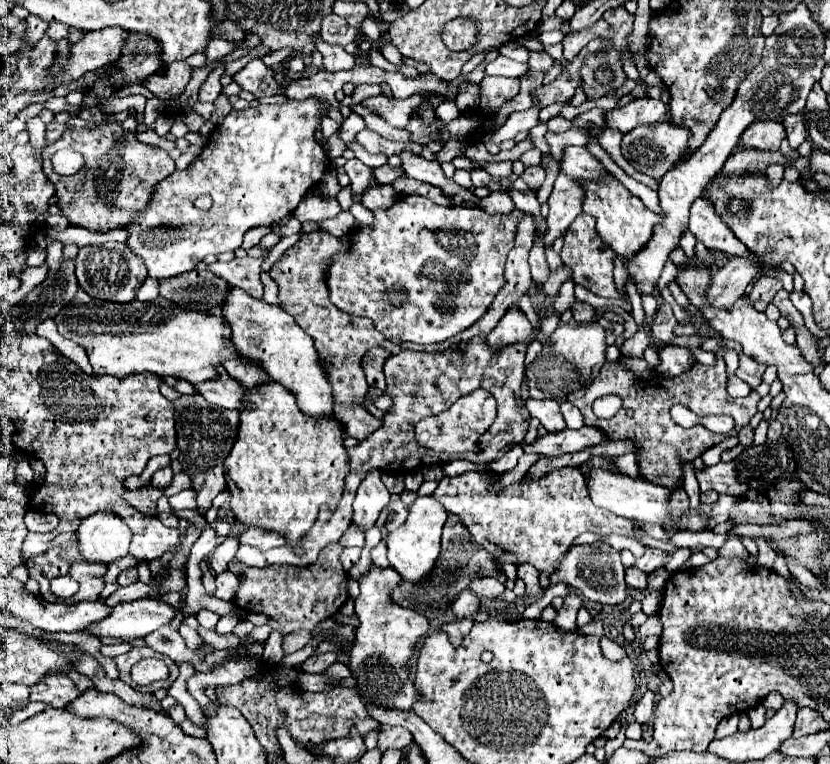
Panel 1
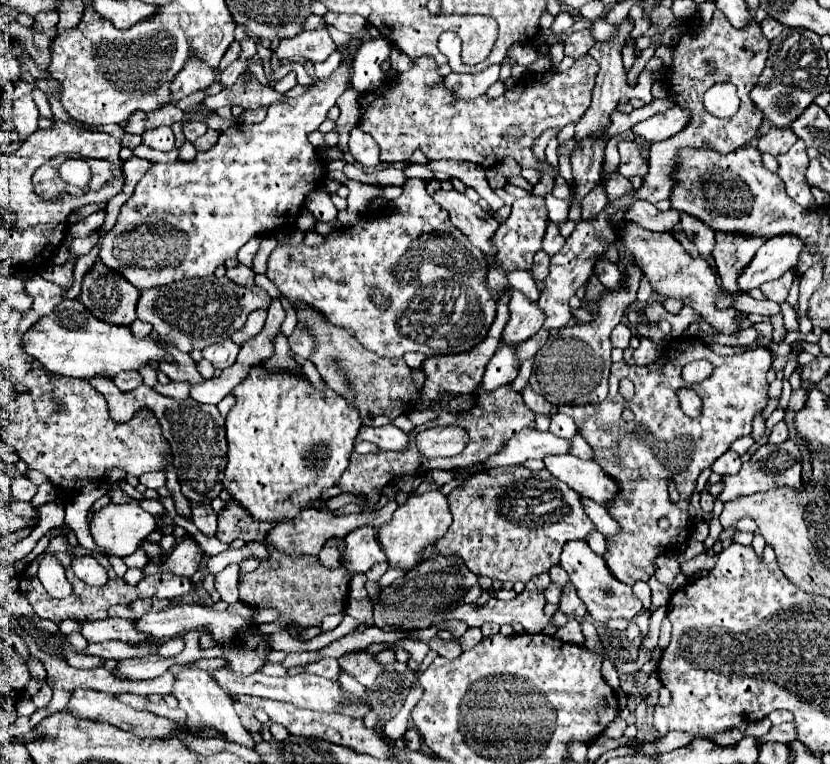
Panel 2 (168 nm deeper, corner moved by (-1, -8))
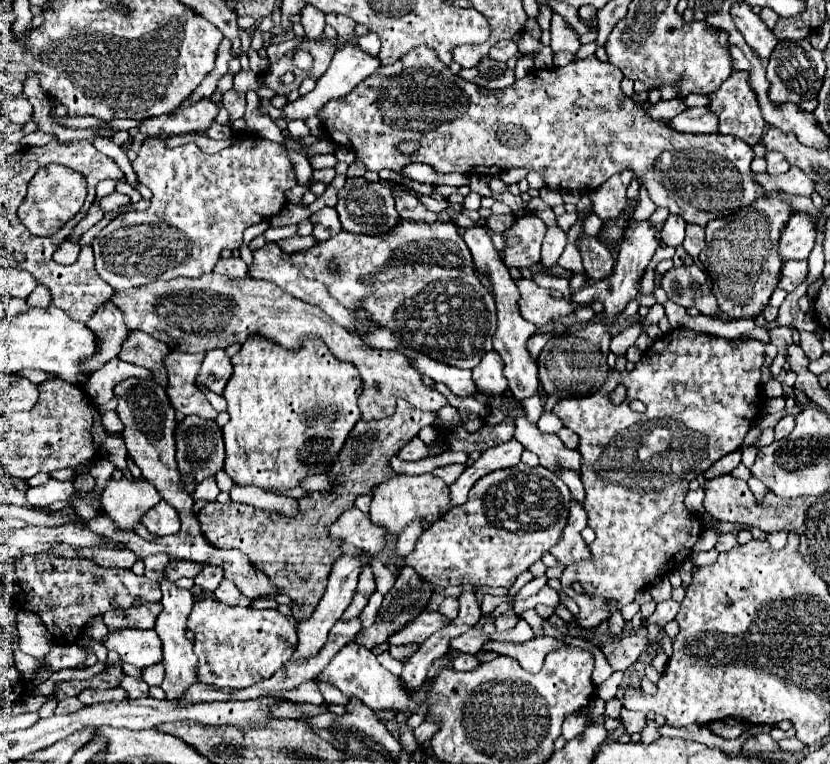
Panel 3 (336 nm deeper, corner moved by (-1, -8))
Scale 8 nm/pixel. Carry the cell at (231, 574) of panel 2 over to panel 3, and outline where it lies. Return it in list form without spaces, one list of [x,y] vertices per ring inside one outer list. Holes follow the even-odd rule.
[[[223,580],[219,584],[219,588],[215,590],[215,600],[223,604],[231,604],[231,606],[251,606],[251,600],[243,596],[241,590],[231,580]]]

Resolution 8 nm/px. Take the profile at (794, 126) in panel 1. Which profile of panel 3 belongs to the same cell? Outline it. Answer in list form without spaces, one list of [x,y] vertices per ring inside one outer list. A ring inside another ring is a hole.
[[[767,152],[765,154],[765,162],[767,162],[767,172],[771,176],[777,176],[777,174],[785,174],[789,170],[789,164],[785,162],[783,154],[779,152]]]

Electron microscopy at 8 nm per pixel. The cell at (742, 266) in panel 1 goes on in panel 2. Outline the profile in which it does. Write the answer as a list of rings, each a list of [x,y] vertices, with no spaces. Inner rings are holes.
[[[793,234],[769,238],[739,274],[739,290],[747,292],[749,288],[759,288],[763,282],[781,278],[787,270],[795,268],[801,246],[803,244]]]

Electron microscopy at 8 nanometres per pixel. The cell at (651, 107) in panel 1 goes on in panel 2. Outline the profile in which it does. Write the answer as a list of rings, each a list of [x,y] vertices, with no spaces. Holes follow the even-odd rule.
[[[673,106],[667,112],[655,114],[639,124],[635,124],[631,130],[635,136],[643,136],[647,142],[661,142],[665,138],[675,136],[679,130],[683,130],[683,126],[687,126],[687,110]]]

